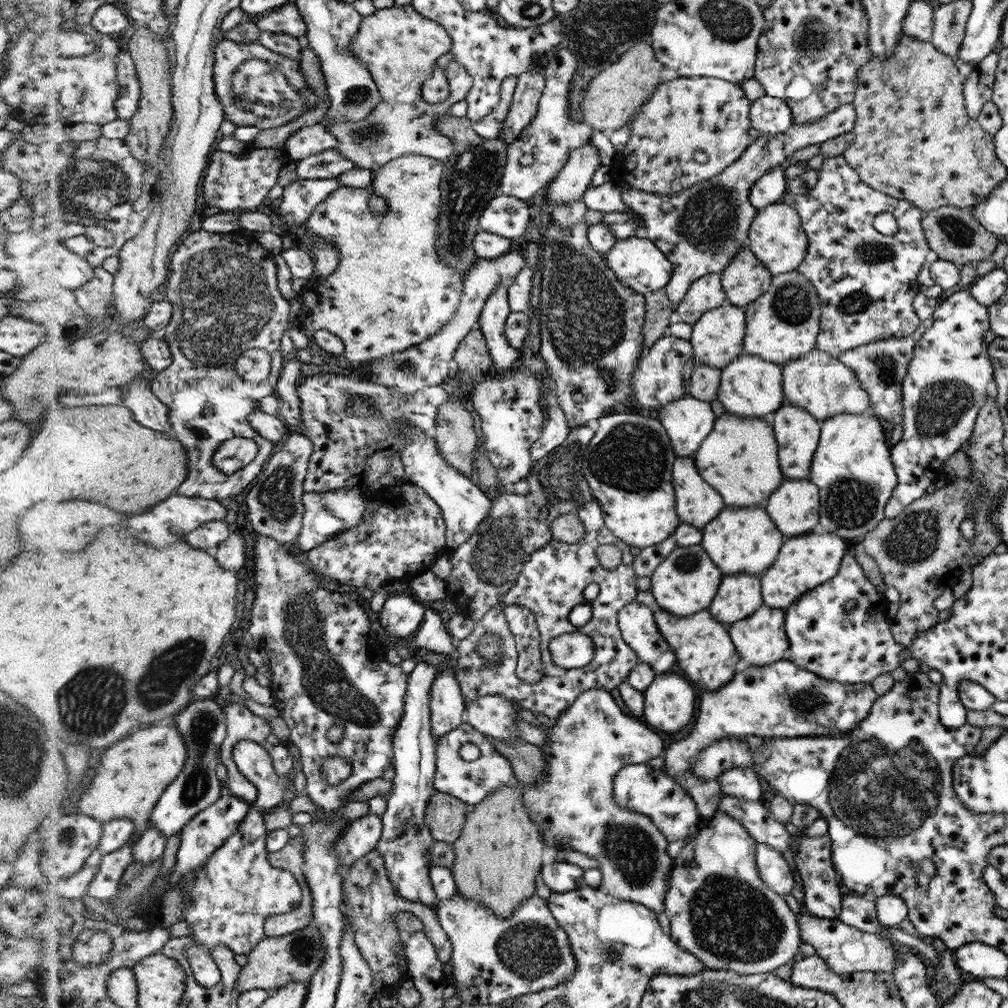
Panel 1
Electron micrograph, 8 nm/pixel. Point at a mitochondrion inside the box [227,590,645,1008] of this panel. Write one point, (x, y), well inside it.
(529, 950)

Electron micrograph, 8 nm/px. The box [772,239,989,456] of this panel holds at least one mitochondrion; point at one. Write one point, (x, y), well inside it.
(941, 406)

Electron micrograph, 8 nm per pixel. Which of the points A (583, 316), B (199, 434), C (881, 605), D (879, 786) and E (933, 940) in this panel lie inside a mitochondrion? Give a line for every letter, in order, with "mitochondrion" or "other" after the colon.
A: mitochondrion
B: other
C: other
D: mitochondrion
E: other

